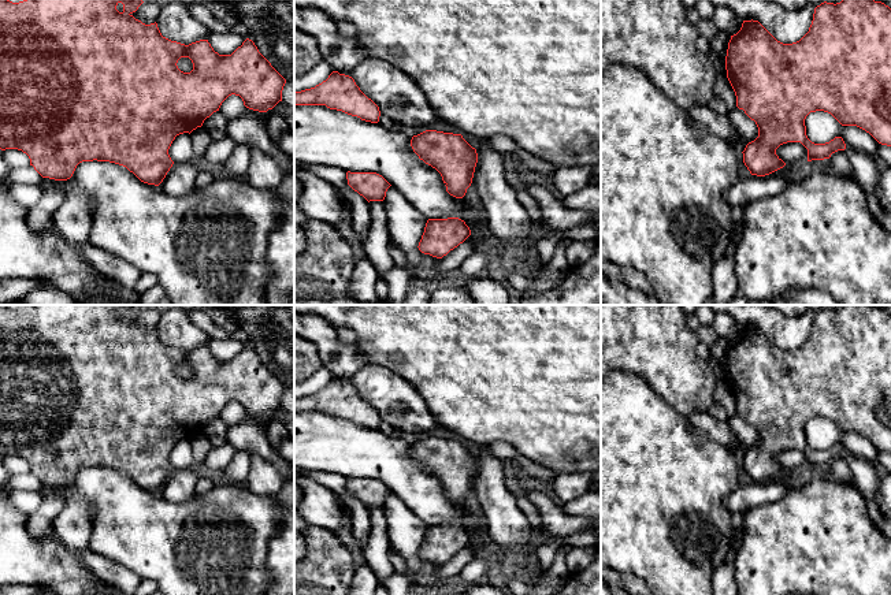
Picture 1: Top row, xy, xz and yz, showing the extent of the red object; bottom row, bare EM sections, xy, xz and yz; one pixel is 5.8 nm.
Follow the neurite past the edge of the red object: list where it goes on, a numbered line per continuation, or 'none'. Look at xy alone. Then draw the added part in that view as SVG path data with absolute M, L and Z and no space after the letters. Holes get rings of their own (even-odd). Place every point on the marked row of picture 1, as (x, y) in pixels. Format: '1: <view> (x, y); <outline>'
none

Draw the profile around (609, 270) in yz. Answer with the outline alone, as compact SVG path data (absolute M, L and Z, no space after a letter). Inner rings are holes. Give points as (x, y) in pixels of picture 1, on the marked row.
M602 261L601 272L613 283L621 282L630 289L642 291L647 297L653 294L651 285L635 268L620 267L609 261Z

